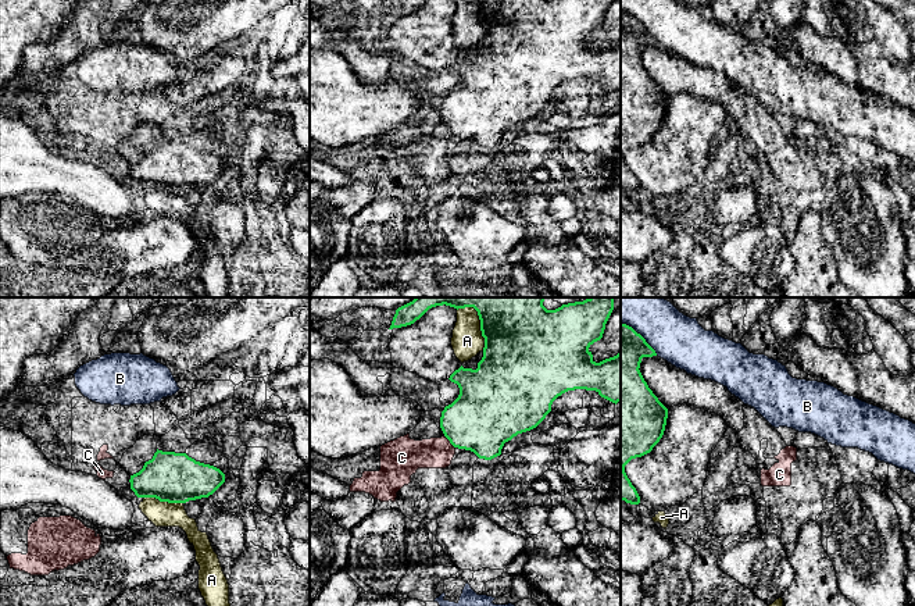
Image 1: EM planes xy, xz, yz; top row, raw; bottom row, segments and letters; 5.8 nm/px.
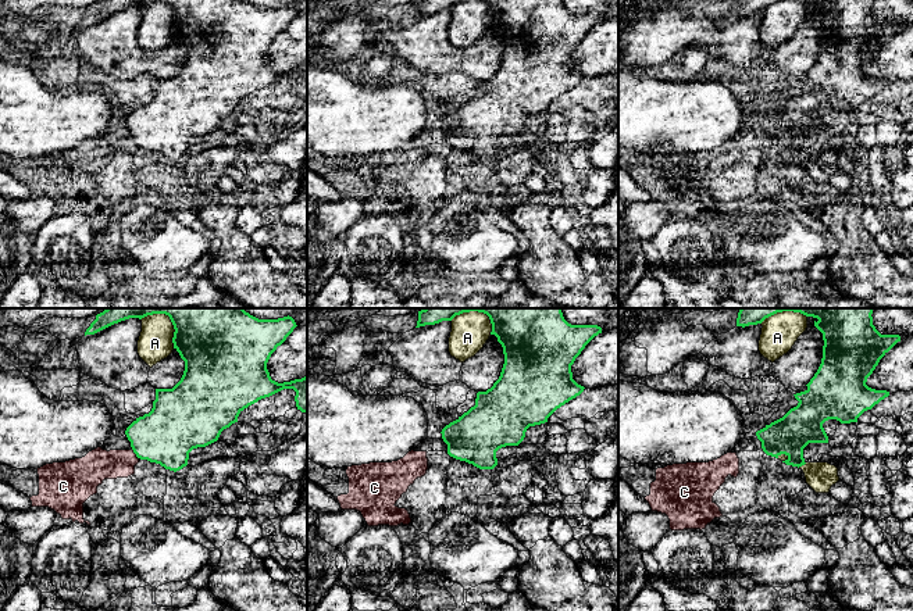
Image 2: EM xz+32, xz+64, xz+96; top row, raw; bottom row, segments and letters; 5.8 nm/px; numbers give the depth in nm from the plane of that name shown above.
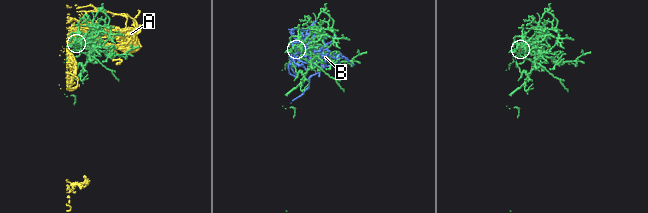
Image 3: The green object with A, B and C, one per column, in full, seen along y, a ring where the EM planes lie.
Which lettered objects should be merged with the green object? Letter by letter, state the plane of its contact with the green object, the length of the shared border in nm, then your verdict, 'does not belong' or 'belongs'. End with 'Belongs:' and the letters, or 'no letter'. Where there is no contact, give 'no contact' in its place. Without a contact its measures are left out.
A: meets green in xy; contact 220 nm long; does not belong
B: meets green in yz; contact 280 nm long; does not belong
C: meets green in xz; contact 100 nm long; does not belong
Belongs: no letter

